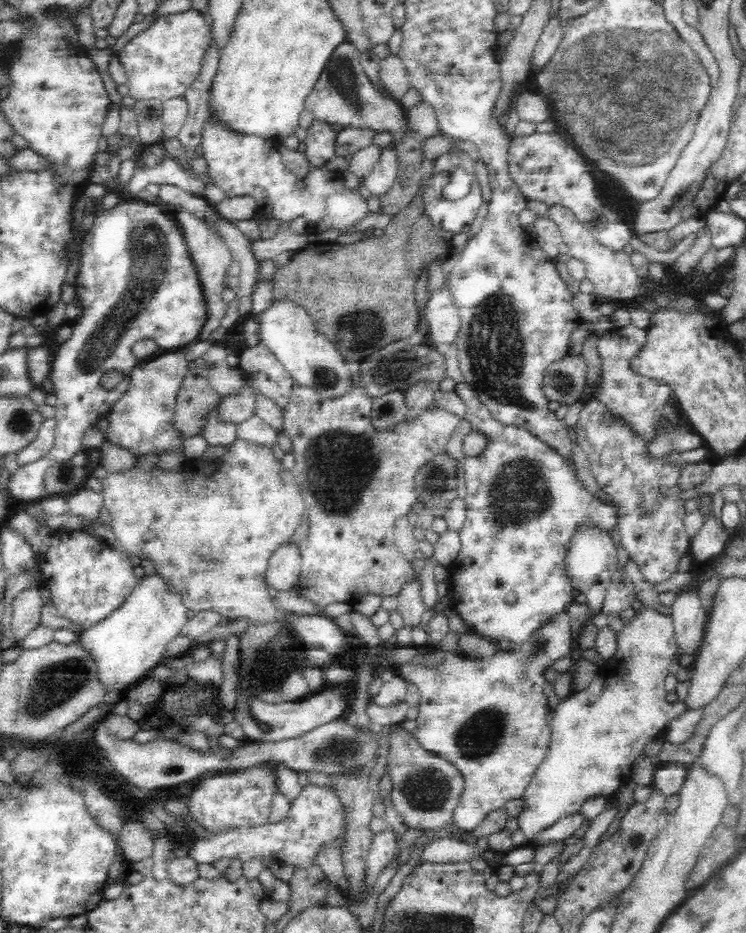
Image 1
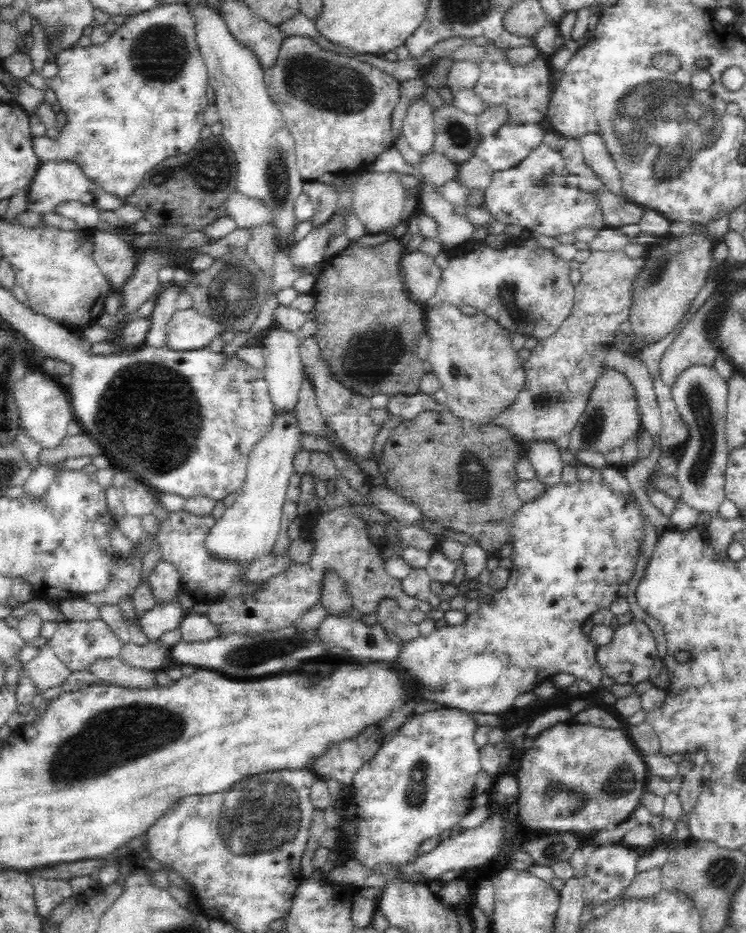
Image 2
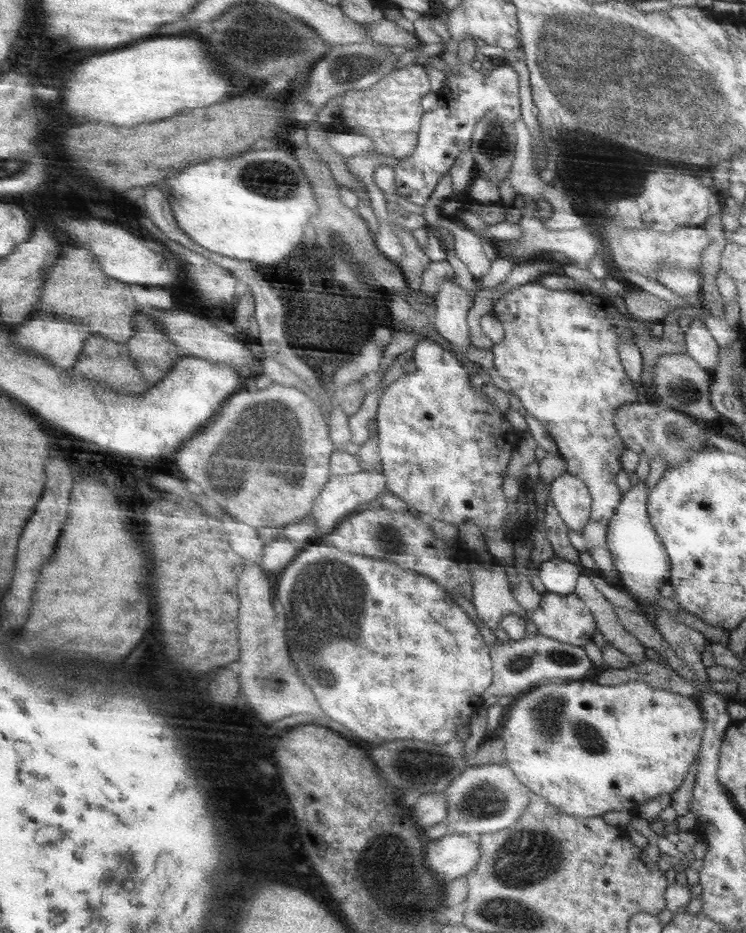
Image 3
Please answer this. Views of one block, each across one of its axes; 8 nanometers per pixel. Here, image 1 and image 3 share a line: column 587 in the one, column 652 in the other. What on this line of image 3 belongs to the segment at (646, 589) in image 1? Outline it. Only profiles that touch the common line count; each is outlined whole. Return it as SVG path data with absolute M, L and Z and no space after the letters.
M586 679L546 683L536 687L525 696L519 696L516 705L508 714L508 718L506 726L503 728L503 738L508 742L508 745L506 745L508 764L514 768L518 778L526 786L532 788L534 792L546 796L558 808L565 809L566 812L579 817L602 817L606 812L618 810L628 810L636 814L640 804L644 804L648 800L654 800L658 796L664 796L664 794L672 794L676 788L682 786L690 766L696 760L696 754L699 754L701 749L704 729L706 729L706 718L704 718L704 712L700 710L700 704L694 702L691 697L675 694L670 690L655 688L650 684L646 684L644 680L628 680L628 682L616 685L601 685Z

